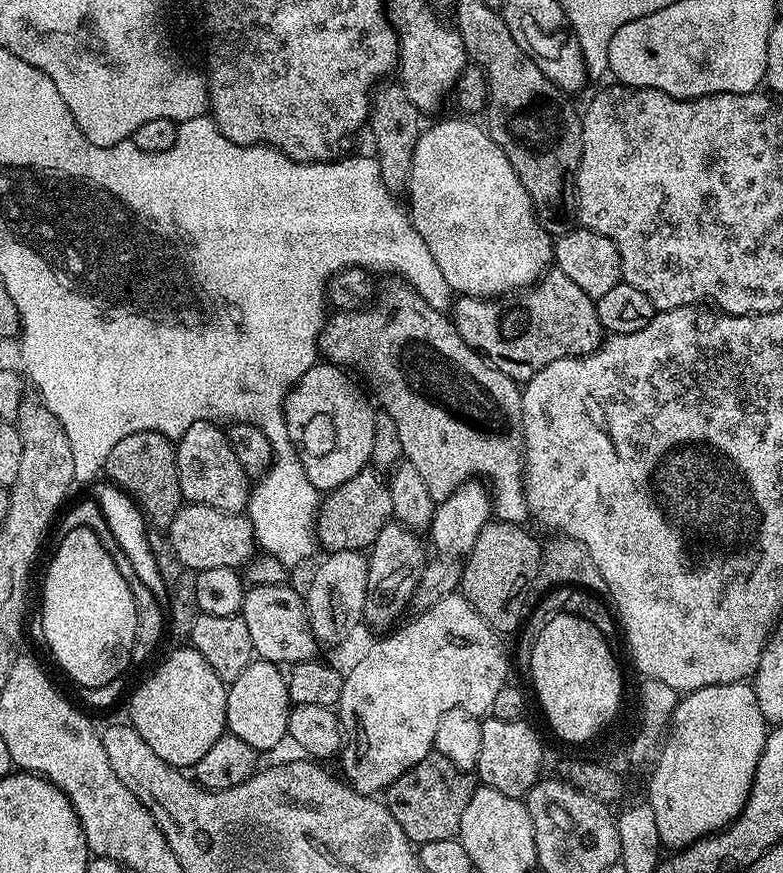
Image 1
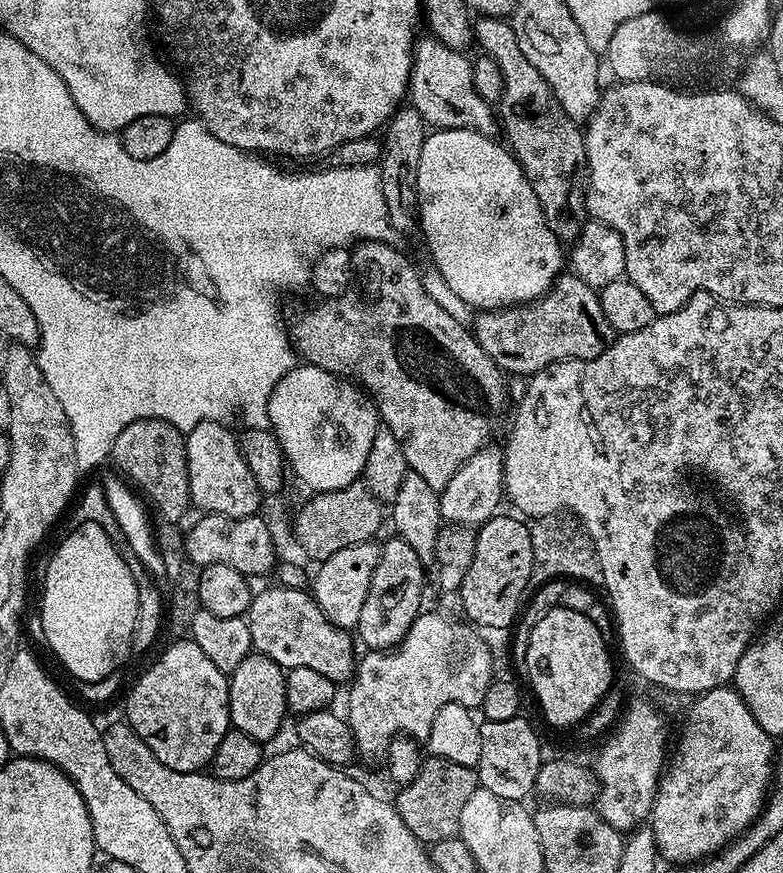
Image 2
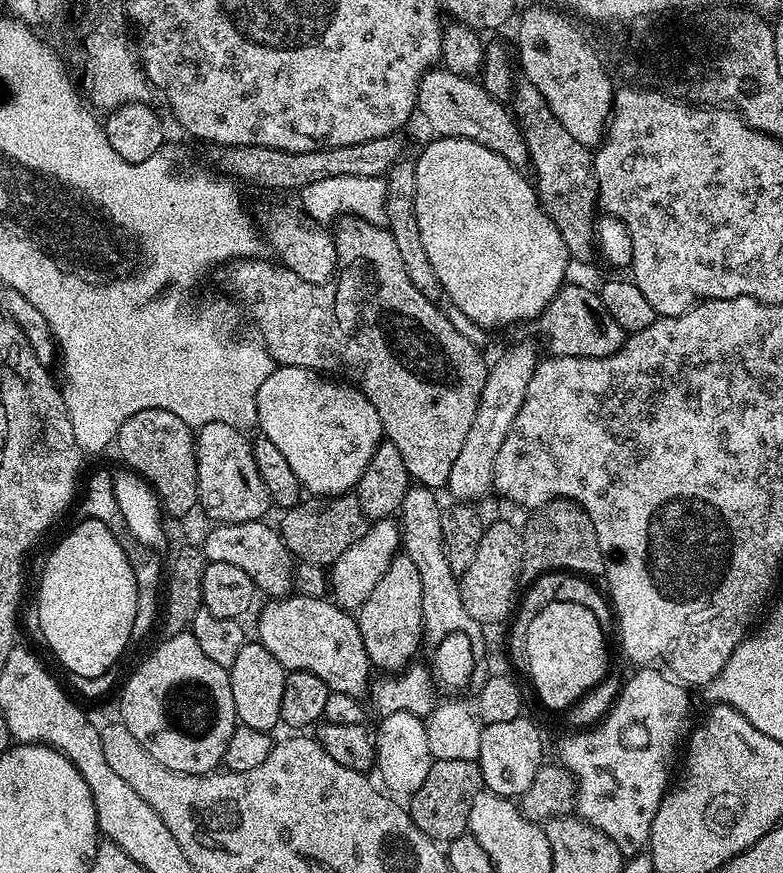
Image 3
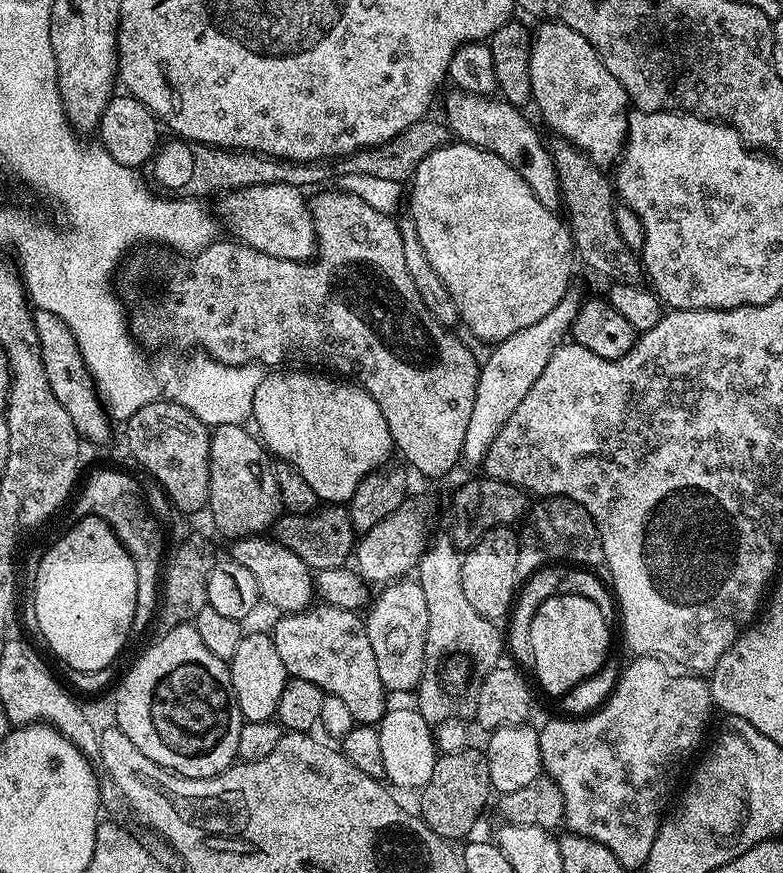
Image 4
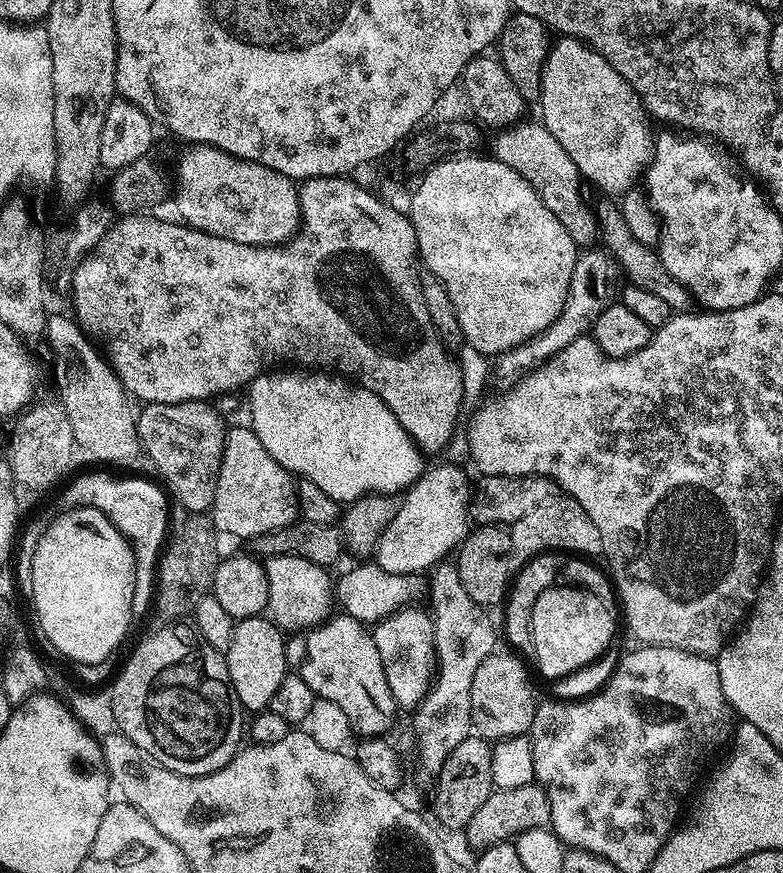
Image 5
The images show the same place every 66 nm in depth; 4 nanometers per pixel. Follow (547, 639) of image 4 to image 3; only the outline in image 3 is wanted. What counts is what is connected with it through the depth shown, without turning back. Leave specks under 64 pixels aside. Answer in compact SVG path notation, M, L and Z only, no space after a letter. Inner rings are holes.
M554 600L539 610L526 635L530 657L527 675L532 678L537 698L550 711L560 712L578 703L591 688L603 682L608 672L608 639L602 626L598 626L598 618L586 606Z

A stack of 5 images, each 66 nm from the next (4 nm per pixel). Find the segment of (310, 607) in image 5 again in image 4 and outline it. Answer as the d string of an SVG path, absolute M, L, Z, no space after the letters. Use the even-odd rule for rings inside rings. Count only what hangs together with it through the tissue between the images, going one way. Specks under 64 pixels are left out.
M260 534L255 536L241 536L239 538L233 539L231 544L231 559L237 560L239 564L246 566L246 570L250 570L250 574L254 574L254 582L258 582L260 598L265 605L268 603L270 607L277 608L277 613L291 614L294 612L303 612L305 608L309 607L309 605L313 603L313 573L310 571L308 564L306 562L302 562L302 558L298 558L298 554L294 554L294 550L286 550L286 546L276 543L275 539L265 538Z

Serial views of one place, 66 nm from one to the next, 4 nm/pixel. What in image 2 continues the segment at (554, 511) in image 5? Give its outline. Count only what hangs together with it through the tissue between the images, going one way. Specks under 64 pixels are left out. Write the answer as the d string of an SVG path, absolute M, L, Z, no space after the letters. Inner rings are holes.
M556 513L535 519L530 526L531 549L534 555L534 566L531 570L530 586L537 588L545 582L563 578L590 586L604 583L601 560L583 531L583 525L567 513Z

